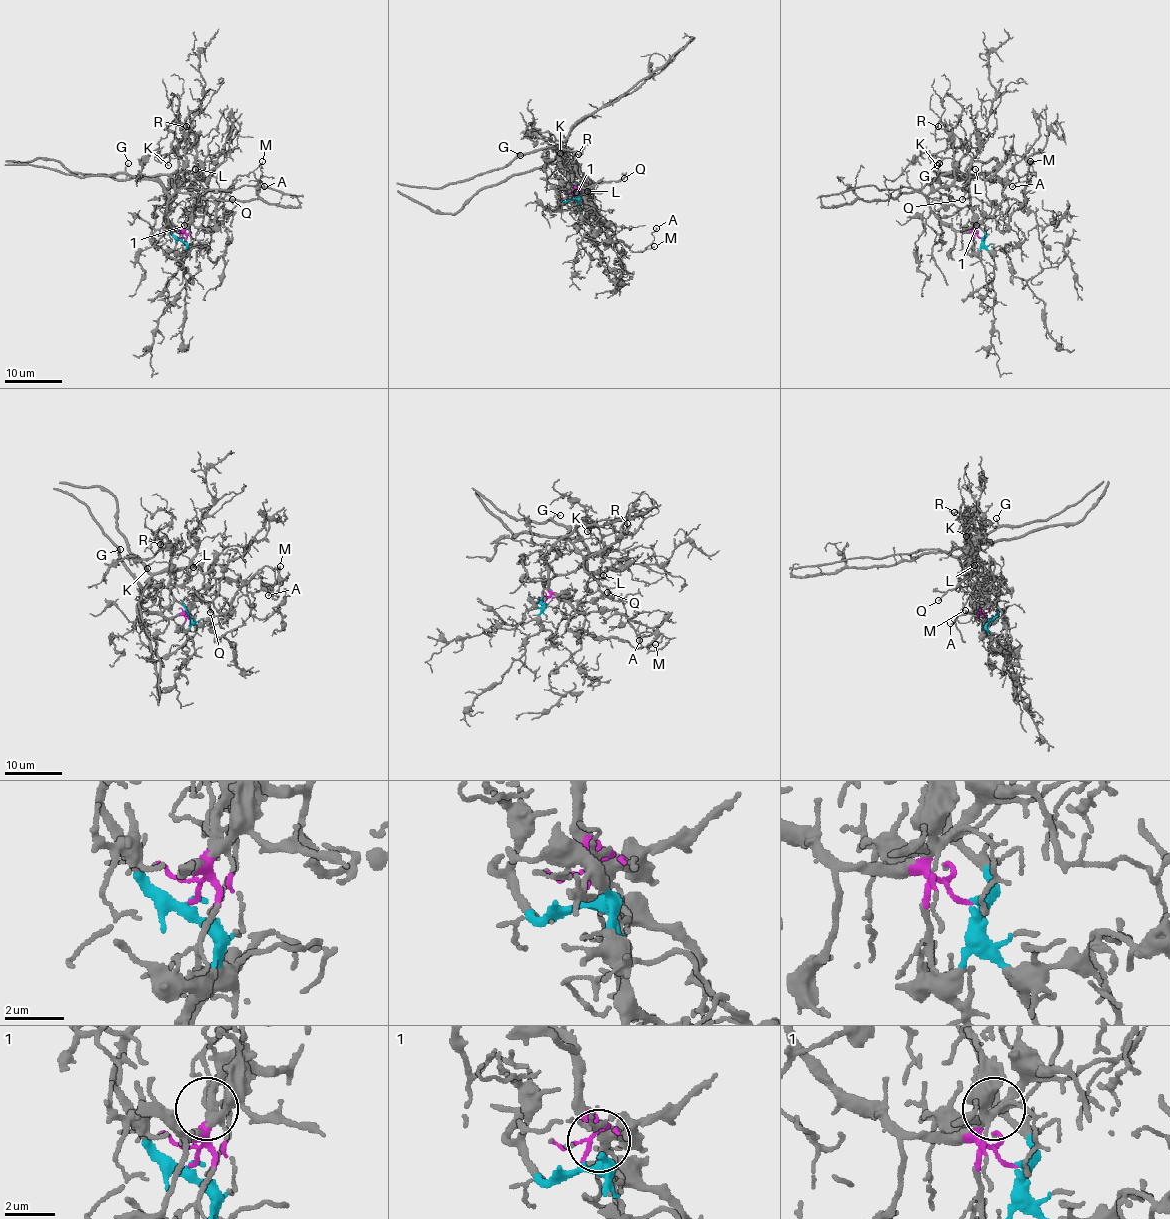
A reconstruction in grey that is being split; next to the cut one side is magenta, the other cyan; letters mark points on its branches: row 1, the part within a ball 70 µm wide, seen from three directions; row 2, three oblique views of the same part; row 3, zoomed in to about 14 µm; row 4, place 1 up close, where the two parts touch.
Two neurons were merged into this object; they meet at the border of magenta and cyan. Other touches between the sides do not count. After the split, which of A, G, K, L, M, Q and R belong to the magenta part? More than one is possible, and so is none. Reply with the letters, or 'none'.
A, G, K, L, M, Q, R

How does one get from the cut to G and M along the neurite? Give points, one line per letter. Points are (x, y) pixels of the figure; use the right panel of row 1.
G: (981, 238), (973, 233), (958, 231), (933, 211), (928, 193), (938, 171), (938, 163)
M: (981, 238), (973, 228), (984, 217), (993, 217), (1001, 231), (1024, 200), (1026, 184), (1036, 175), (1030, 161)

